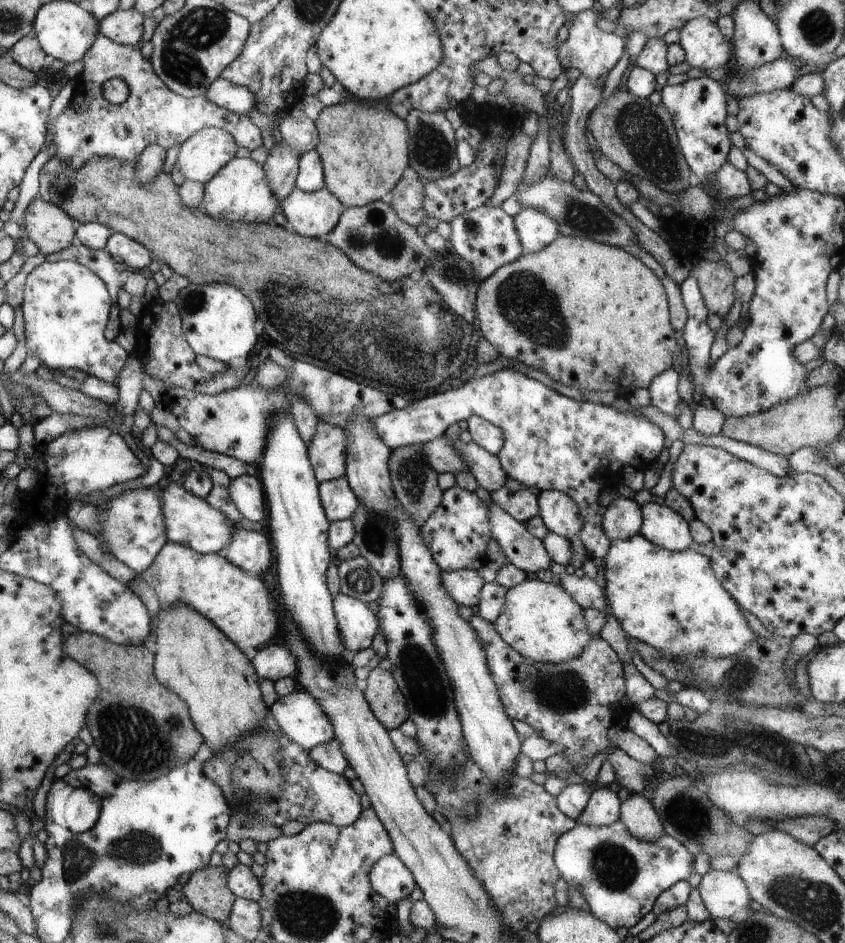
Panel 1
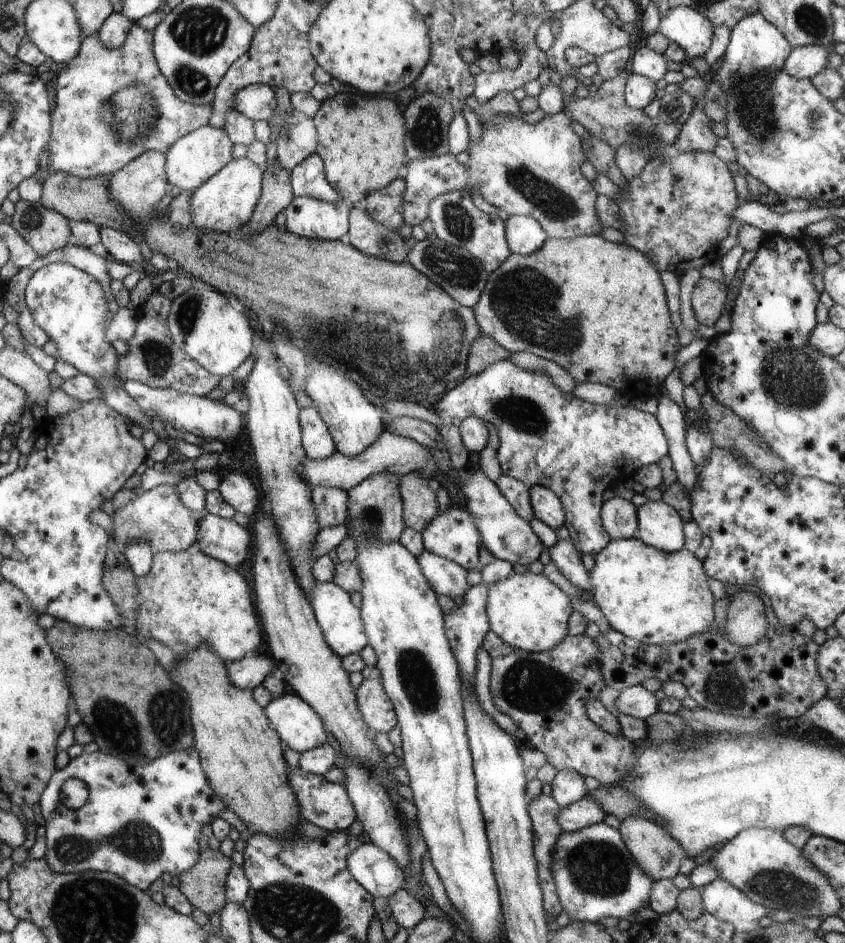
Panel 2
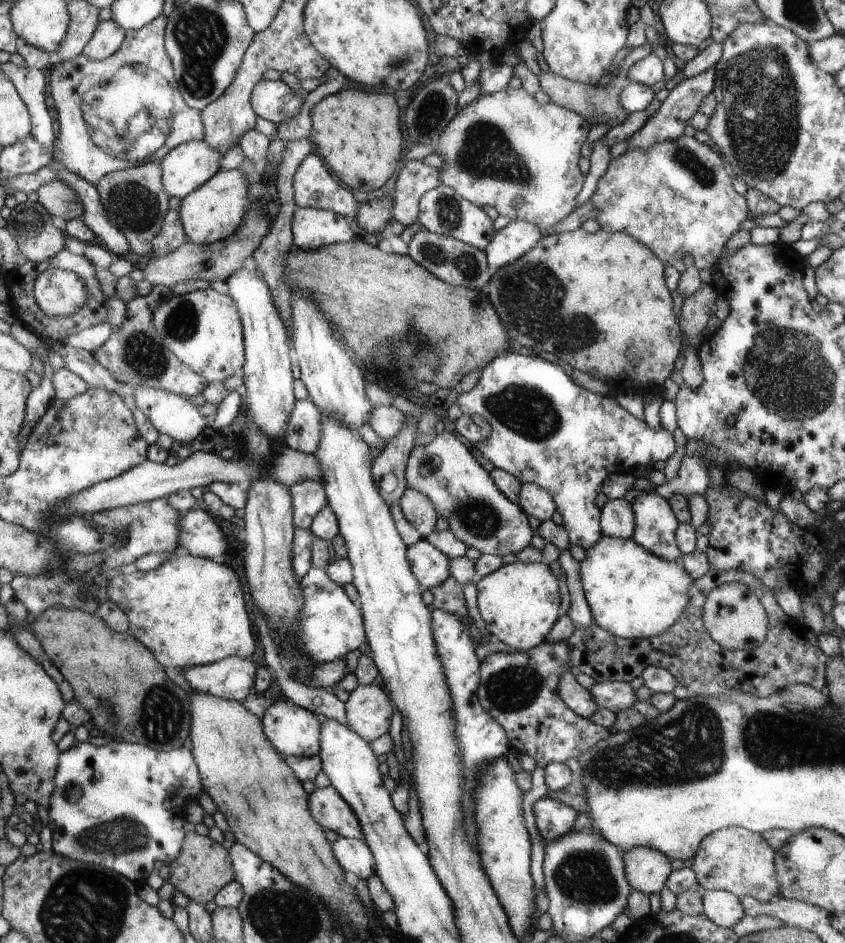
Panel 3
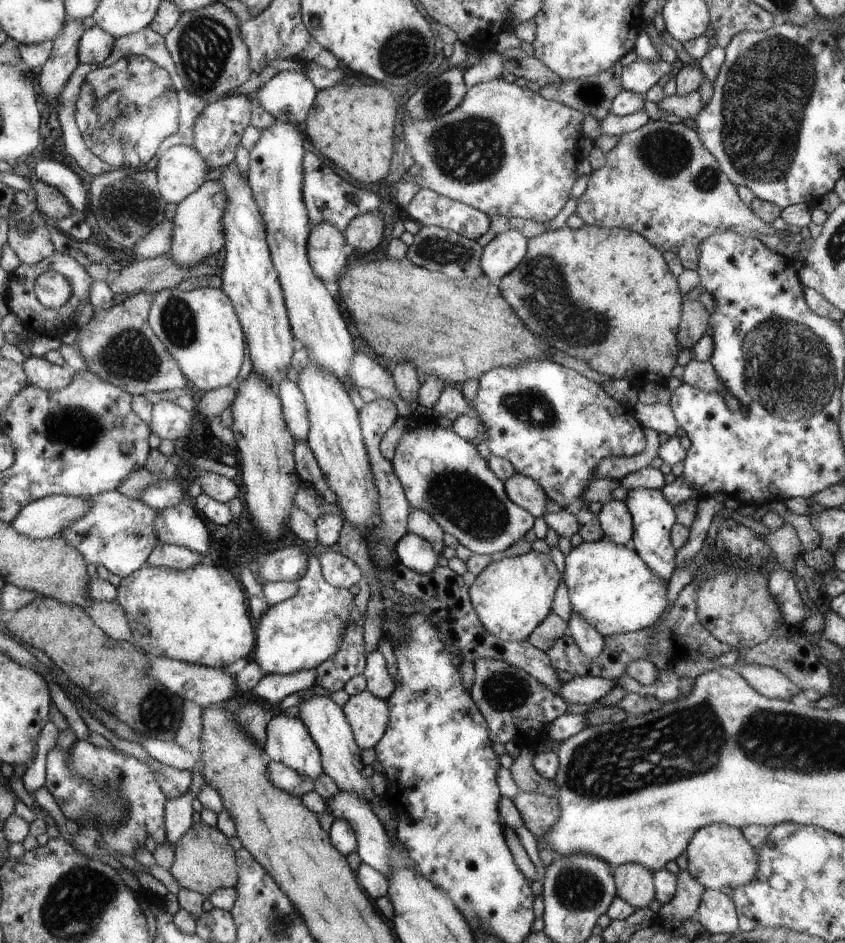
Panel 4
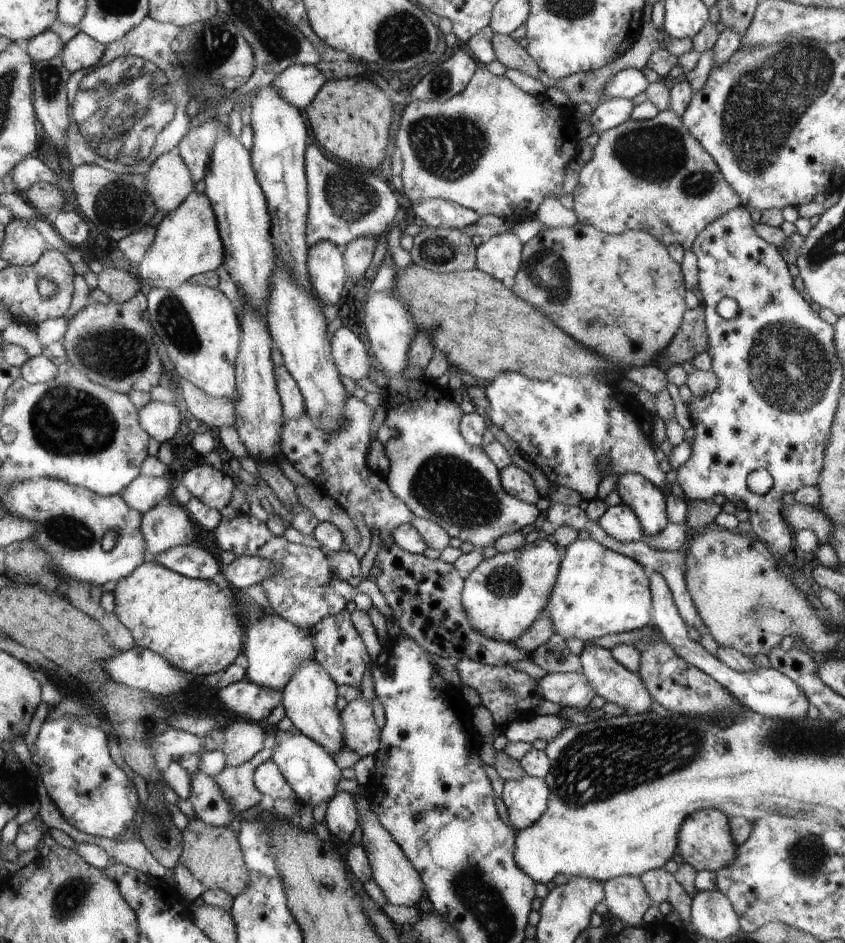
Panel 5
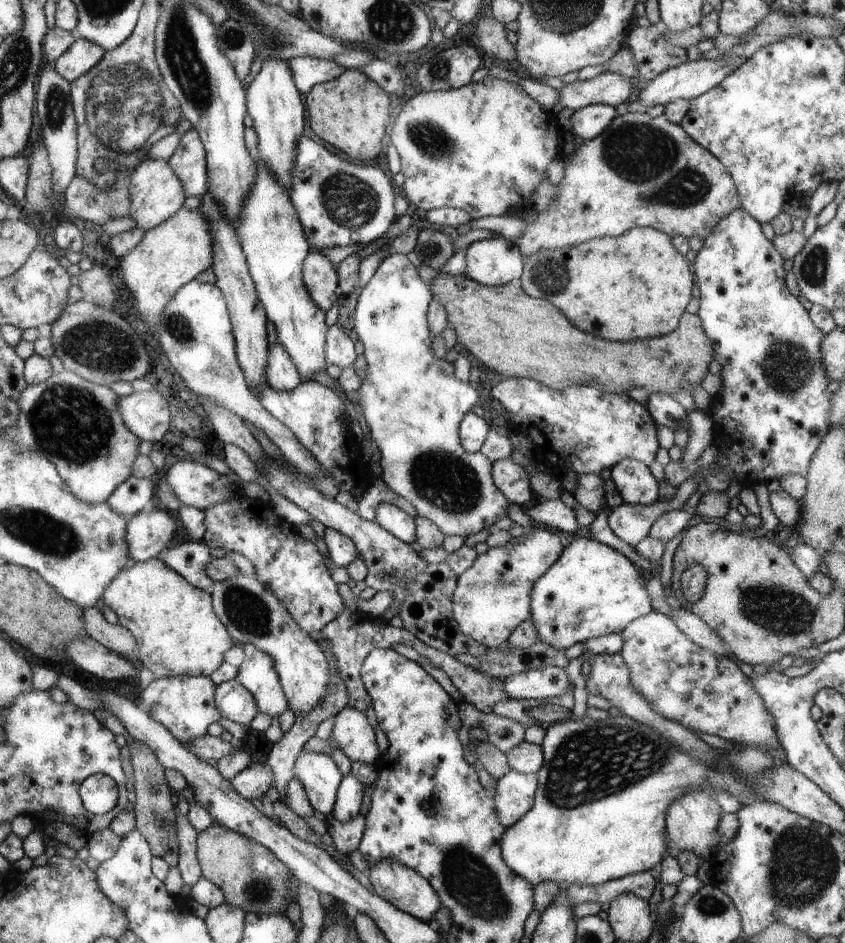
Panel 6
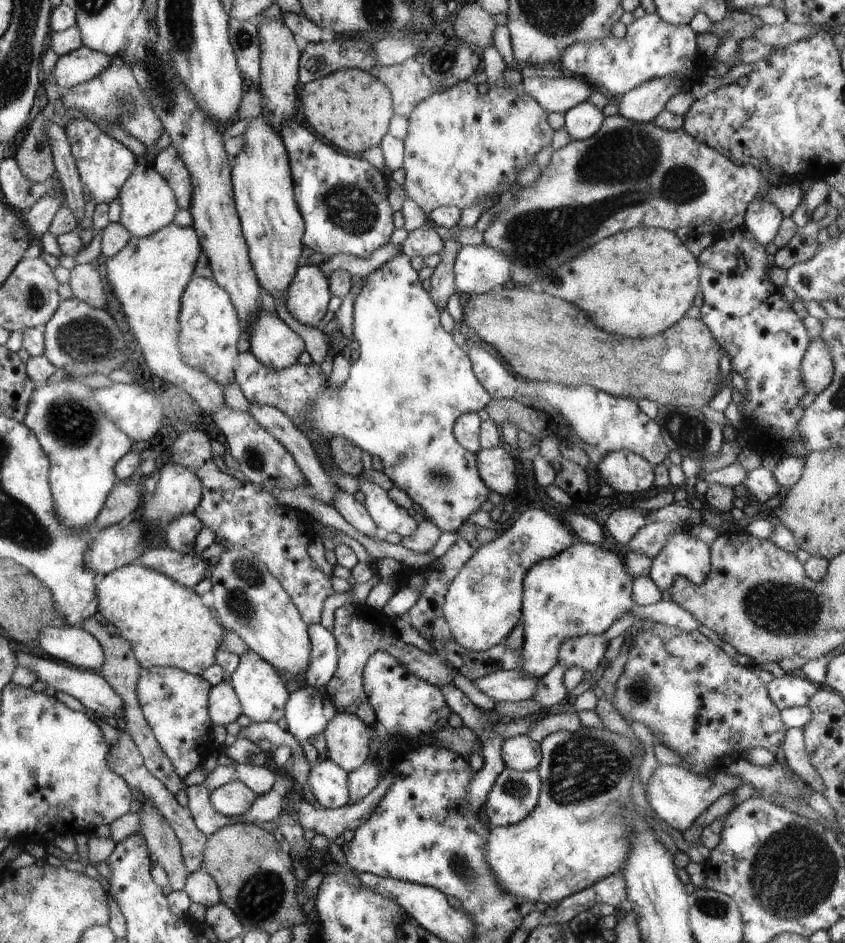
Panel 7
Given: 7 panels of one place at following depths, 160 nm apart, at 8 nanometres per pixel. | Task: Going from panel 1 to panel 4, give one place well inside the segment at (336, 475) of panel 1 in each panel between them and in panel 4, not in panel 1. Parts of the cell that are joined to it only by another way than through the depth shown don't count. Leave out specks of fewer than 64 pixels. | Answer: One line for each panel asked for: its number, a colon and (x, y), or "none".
2: (319, 443)
3: (304, 432)
4: (294, 403)

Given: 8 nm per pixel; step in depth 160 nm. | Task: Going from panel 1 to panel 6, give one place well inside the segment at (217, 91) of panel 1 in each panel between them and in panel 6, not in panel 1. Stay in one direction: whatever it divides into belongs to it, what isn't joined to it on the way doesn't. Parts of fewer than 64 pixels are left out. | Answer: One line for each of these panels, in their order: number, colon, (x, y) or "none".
2: (257, 102)
3: (272, 100)
4: (288, 96)
5: (299, 84)
6: (307, 71)

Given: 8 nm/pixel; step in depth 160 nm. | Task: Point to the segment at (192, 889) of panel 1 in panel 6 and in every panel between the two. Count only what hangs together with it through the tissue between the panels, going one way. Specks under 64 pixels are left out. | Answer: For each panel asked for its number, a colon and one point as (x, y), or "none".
2: (204, 885)
3: (204, 869)
4: (204, 862)
5: (212, 854)
6: (252, 877)

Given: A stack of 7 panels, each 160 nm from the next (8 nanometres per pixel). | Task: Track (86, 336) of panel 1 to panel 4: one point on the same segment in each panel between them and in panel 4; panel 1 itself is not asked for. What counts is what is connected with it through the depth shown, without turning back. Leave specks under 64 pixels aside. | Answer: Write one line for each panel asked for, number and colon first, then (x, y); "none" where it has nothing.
2: (69, 304)
3: (60, 294)
4: (54, 290)

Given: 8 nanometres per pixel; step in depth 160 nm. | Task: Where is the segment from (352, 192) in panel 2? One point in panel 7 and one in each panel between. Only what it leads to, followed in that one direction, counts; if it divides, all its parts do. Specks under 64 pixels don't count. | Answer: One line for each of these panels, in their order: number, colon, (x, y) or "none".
3: (358, 133)
4: (353, 125)
5: (350, 118)
6: (349, 112)
7: (351, 108)

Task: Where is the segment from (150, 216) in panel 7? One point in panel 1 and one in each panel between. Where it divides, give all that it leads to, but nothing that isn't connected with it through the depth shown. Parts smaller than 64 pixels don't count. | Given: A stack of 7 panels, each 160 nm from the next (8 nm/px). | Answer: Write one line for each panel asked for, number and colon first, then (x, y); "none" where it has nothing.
1: (201, 157)
2: (199, 155)
3: (185, 168)
4: (181, 169)
5: (169, 181)
6: (156, 192)

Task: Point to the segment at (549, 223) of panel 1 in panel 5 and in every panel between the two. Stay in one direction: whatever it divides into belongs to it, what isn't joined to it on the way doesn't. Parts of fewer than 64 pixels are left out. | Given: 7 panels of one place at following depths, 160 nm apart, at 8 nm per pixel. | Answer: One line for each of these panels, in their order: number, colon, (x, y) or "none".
2: (525, 235)
3: (513, 242)
4: (505, 252)
5: (501, 256)

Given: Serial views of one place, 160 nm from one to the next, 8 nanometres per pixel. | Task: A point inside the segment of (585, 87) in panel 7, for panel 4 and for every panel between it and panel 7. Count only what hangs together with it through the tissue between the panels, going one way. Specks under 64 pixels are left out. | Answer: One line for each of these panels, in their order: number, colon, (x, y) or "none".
4: (639, 76)
5: (628, 83)
6: (612, 89)

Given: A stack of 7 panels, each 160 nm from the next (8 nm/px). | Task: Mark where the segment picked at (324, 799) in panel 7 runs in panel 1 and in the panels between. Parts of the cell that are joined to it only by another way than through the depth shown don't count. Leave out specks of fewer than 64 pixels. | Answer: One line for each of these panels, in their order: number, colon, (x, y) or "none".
1: (300, 717)
2: (301, 728)
3: (294, 731)
4: (289, 740)
5: (308, 767)
6: (320, 776)

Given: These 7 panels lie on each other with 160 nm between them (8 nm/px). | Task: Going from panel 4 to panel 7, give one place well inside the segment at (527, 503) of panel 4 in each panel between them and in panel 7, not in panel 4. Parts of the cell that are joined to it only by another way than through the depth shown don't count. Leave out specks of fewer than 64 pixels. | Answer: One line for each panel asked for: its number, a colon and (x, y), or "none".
5: (517, 482)
6: (512, 479)
7: (496, 466)

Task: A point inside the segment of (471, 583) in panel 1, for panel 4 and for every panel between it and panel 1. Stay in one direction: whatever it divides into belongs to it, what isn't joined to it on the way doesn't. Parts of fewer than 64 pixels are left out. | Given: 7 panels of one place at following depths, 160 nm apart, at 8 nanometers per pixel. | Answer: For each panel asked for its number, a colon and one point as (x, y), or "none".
2: (446, 577)
3: (431, 567)
4: (417, 554)

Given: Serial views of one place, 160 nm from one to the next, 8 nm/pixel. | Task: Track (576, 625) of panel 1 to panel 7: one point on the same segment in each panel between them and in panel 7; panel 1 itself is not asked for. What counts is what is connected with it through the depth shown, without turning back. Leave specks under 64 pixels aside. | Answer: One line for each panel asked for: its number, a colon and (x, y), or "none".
2: (529, 612)
3: (519, 604)
4: (512, 596)
5: (503, 595)
6: (493, 597)
7: (484, 603)

